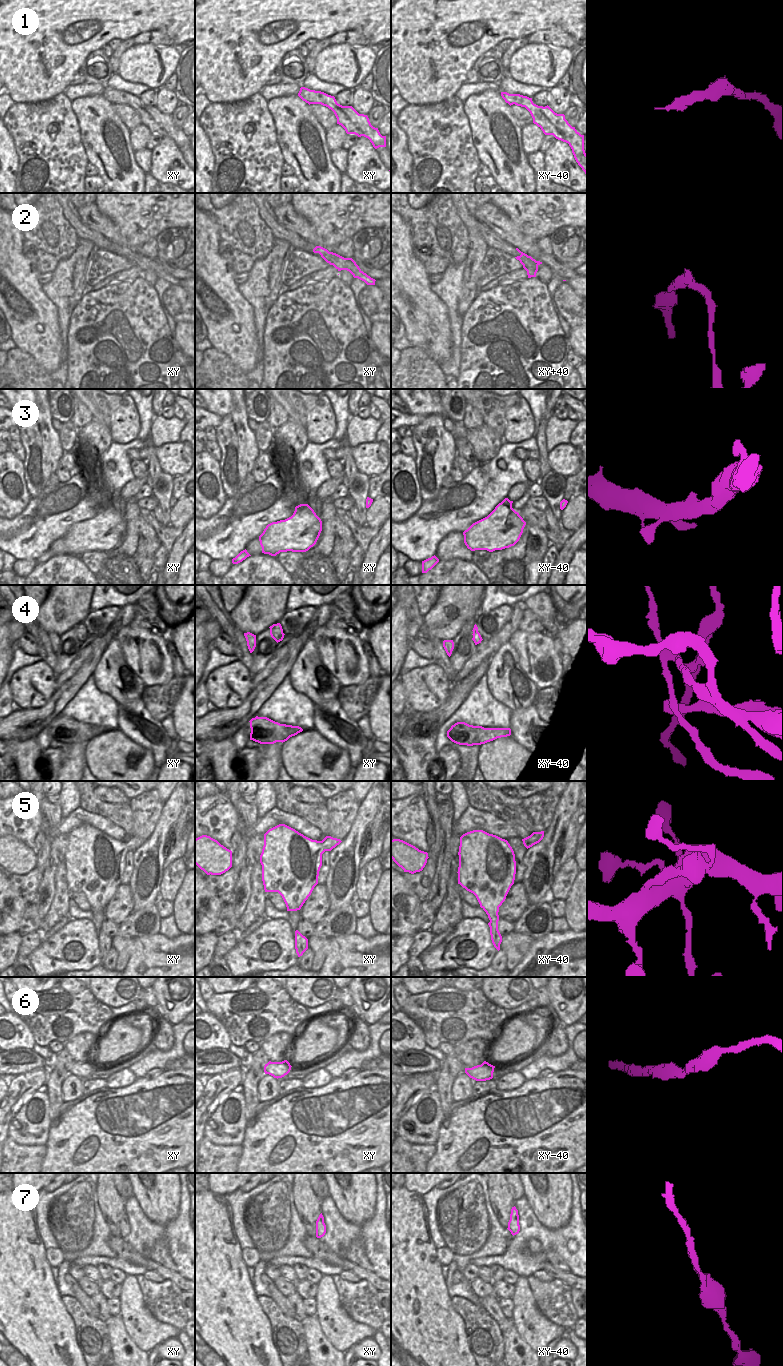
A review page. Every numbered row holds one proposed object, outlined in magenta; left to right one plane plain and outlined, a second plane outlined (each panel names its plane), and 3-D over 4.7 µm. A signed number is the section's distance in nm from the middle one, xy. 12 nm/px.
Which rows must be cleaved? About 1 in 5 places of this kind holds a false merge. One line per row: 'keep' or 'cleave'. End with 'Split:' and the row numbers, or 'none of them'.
1: keep
2: cleave
3: keep
4: cleave
5: keep
6: keep
7: keep
Split: 2, 4

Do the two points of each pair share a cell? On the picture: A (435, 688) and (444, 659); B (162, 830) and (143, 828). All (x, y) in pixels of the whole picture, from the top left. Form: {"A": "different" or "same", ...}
{"A": "different", "B": "different"}

